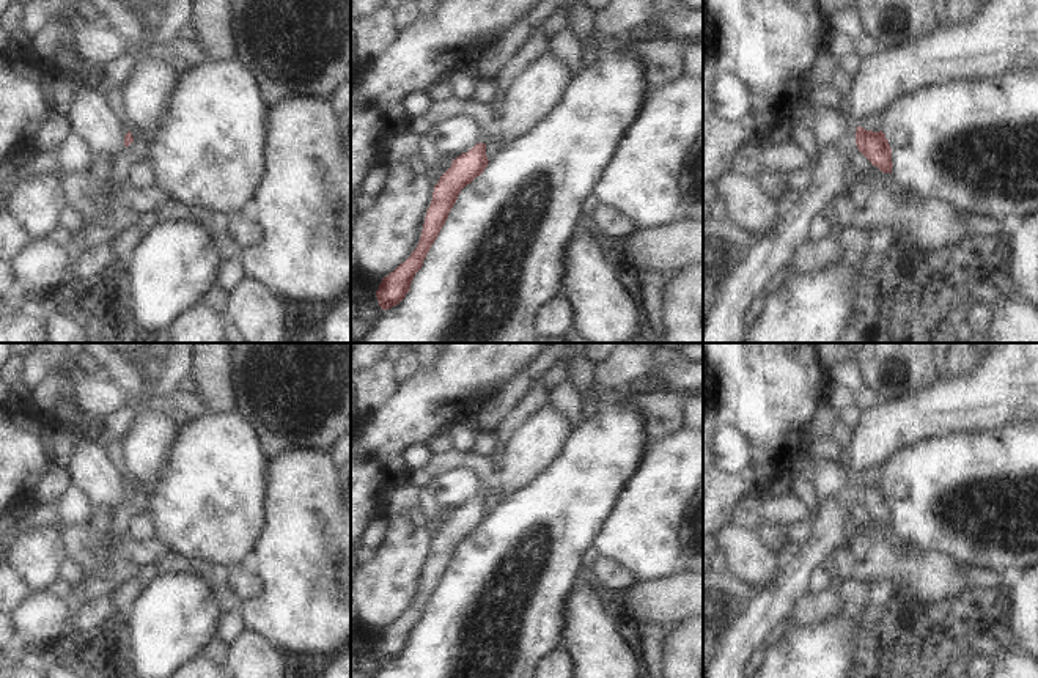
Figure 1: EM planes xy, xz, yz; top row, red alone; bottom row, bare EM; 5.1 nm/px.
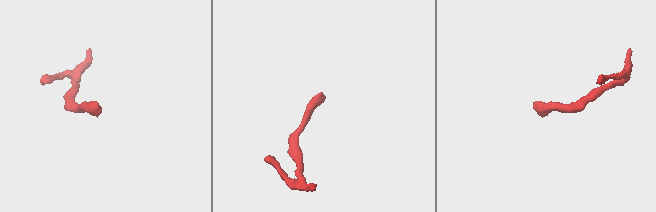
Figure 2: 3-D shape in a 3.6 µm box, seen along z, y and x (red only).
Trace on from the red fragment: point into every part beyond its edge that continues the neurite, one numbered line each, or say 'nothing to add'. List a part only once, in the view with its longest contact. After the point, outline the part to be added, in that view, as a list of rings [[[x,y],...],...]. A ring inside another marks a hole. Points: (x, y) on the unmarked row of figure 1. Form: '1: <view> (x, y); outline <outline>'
1: yz (850, 499); outline [[[846,488],[840,492],[843,496],[843,502],[848,505],[851,511],[857,508],[857,497],[856,497],[856,488]]]

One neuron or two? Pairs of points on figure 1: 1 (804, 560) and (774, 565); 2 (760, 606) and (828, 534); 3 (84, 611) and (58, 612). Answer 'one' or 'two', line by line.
1: two
2: one
3: two

